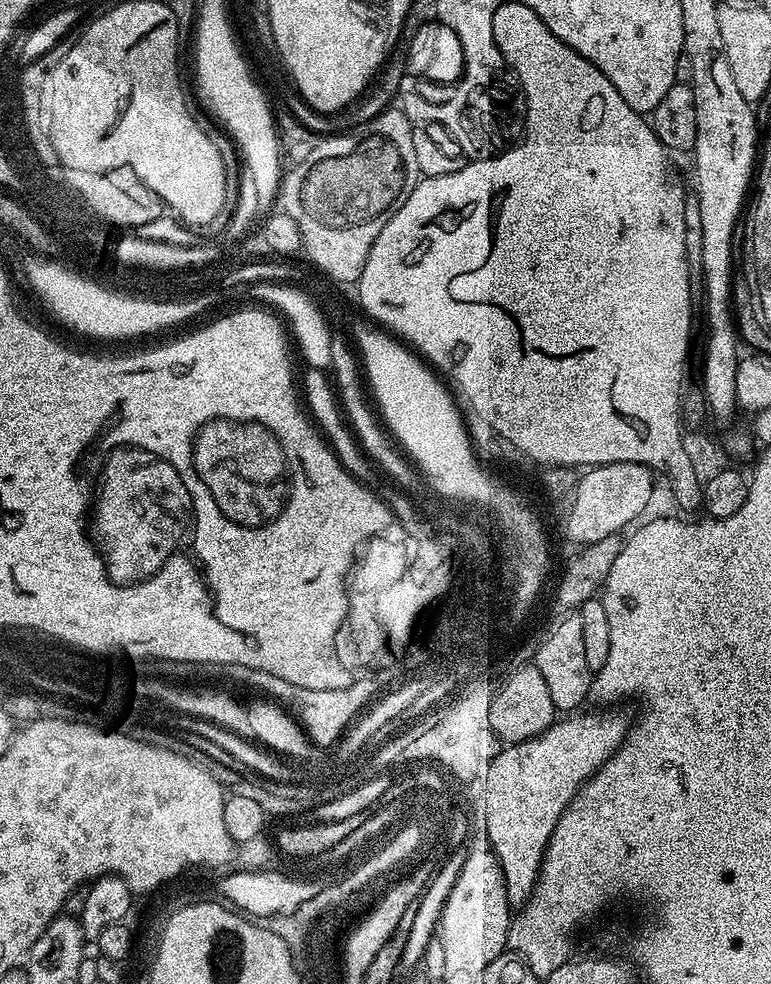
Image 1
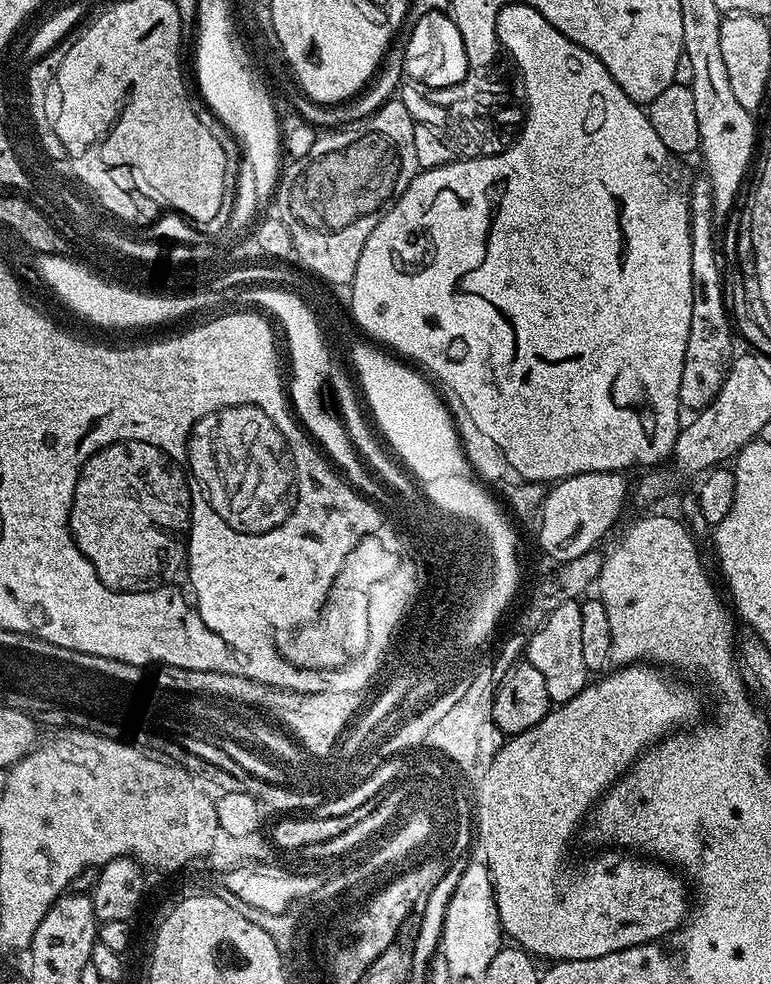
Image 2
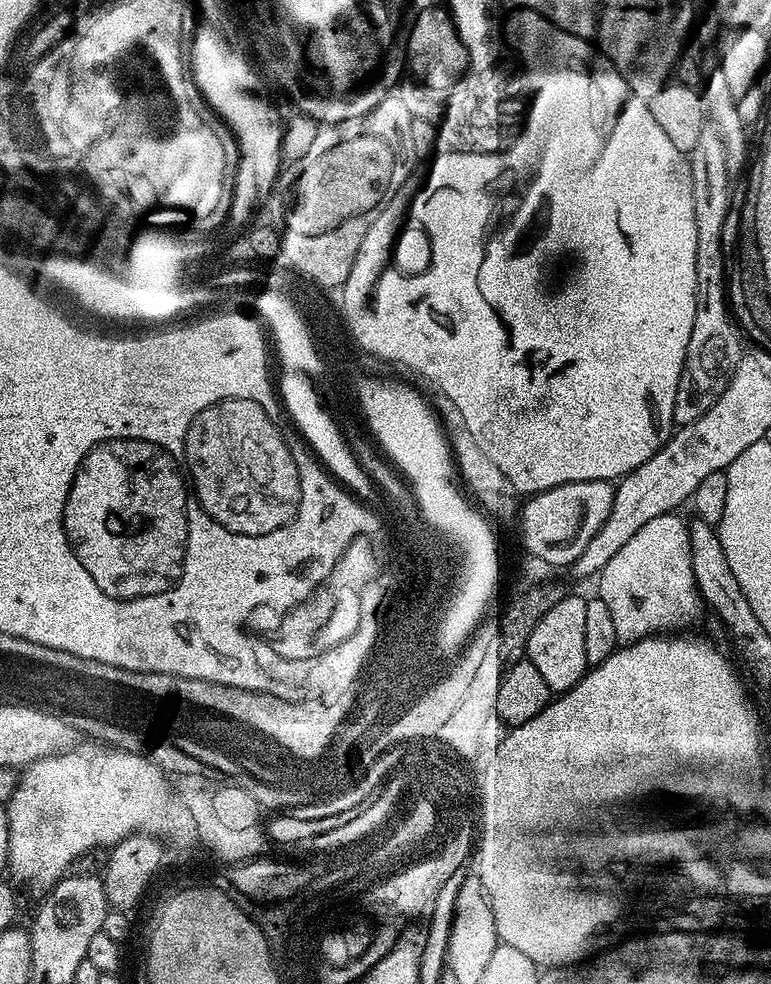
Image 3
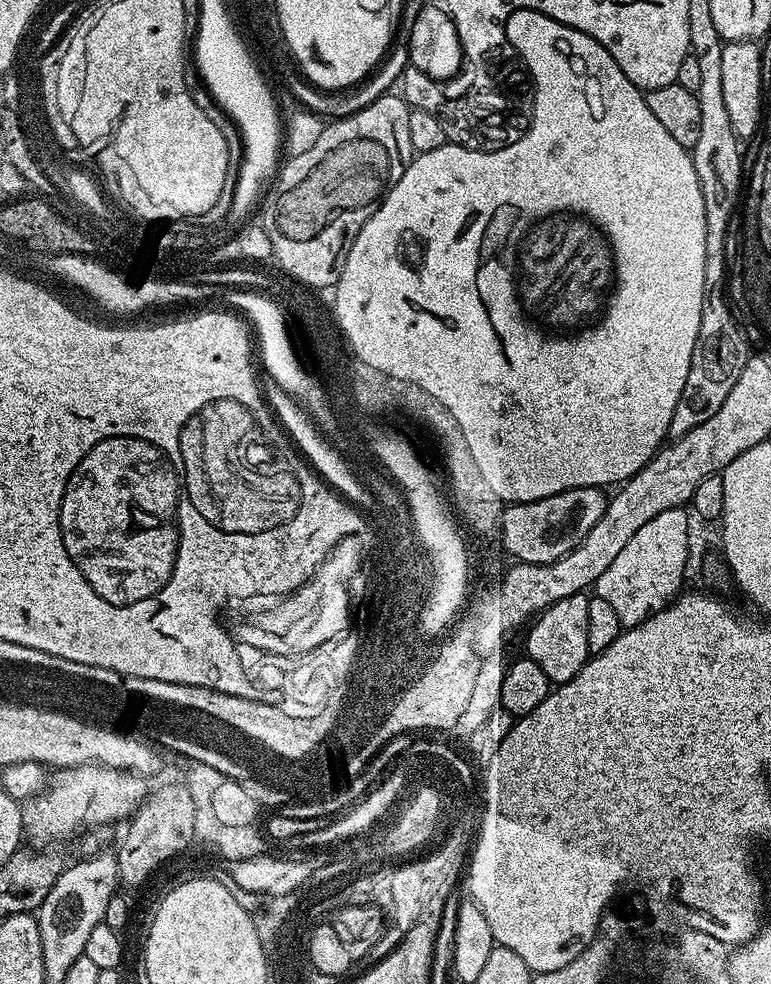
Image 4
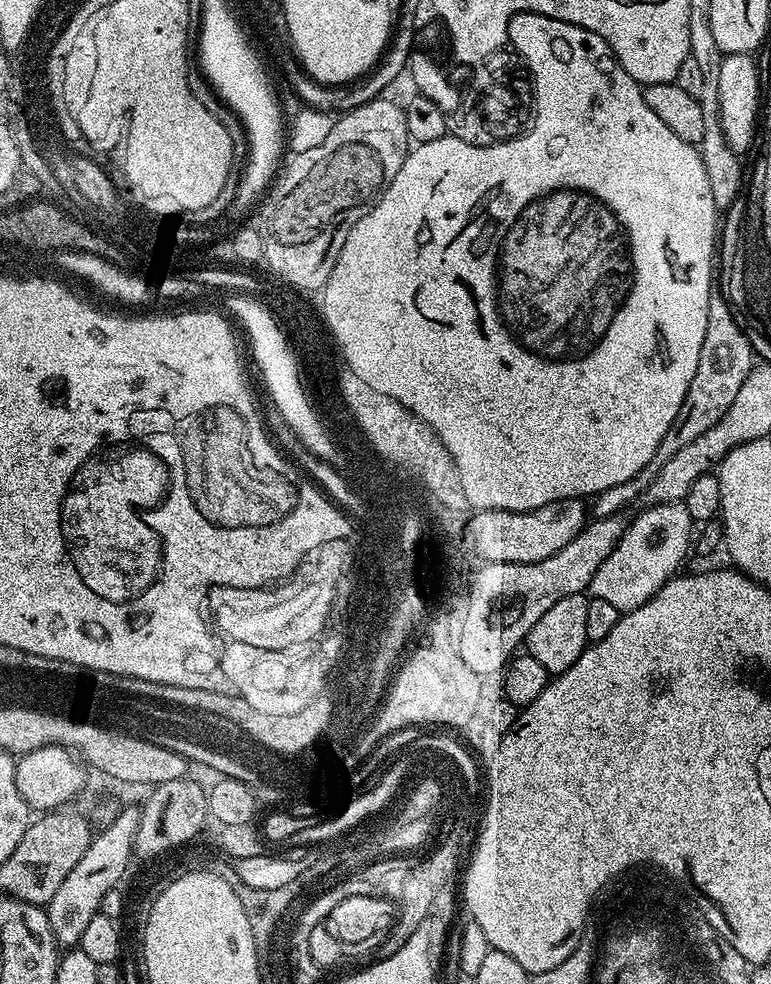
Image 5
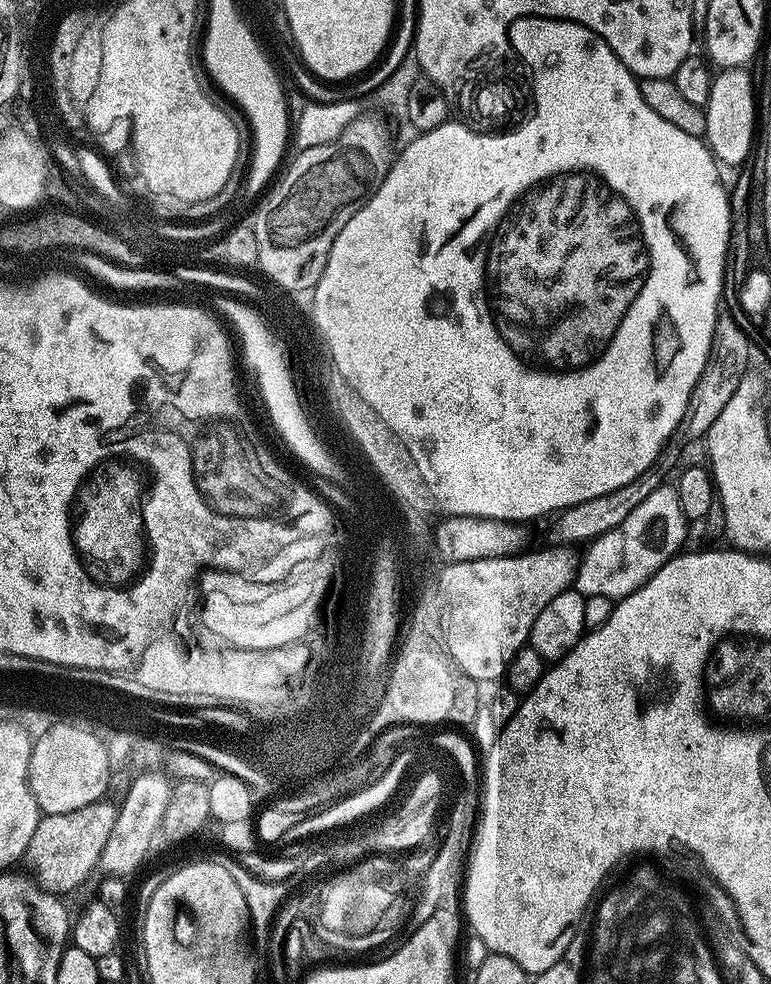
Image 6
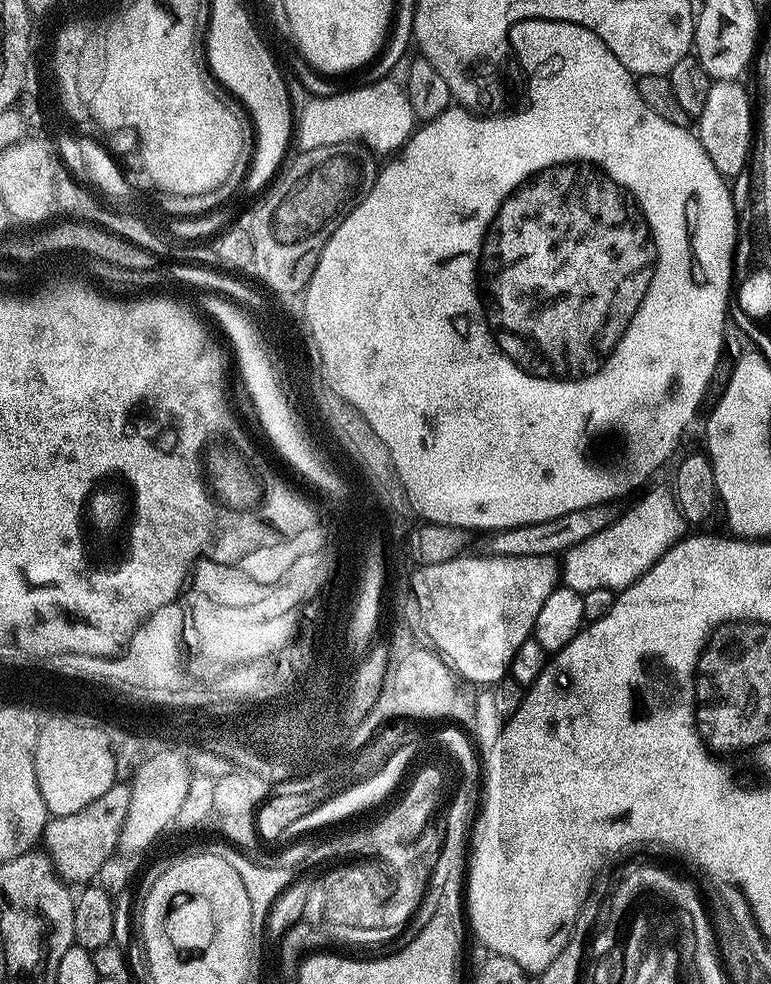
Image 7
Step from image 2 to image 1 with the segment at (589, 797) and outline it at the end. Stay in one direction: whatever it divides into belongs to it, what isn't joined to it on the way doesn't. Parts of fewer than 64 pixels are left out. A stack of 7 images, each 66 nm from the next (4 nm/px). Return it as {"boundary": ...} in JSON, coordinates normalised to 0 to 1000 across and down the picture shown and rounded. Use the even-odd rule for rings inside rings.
{"boundary":[[[773,722],[778,724],[748,723],[733,727],[715,736],[708,743],[686,752],[650,759],[649,764],[632,776],[625,785],[625,806],[628,809],[625,839],[638,867],[651,880],[656,896],[660,920],[678,921],[690,909],[695,892],[700,888],[700,878],[706,875],[706,865],[719,839],[729,831],[739,815],[750,807],[759,795],[796,767],[815,746],[817,732],[799,722]]]}

